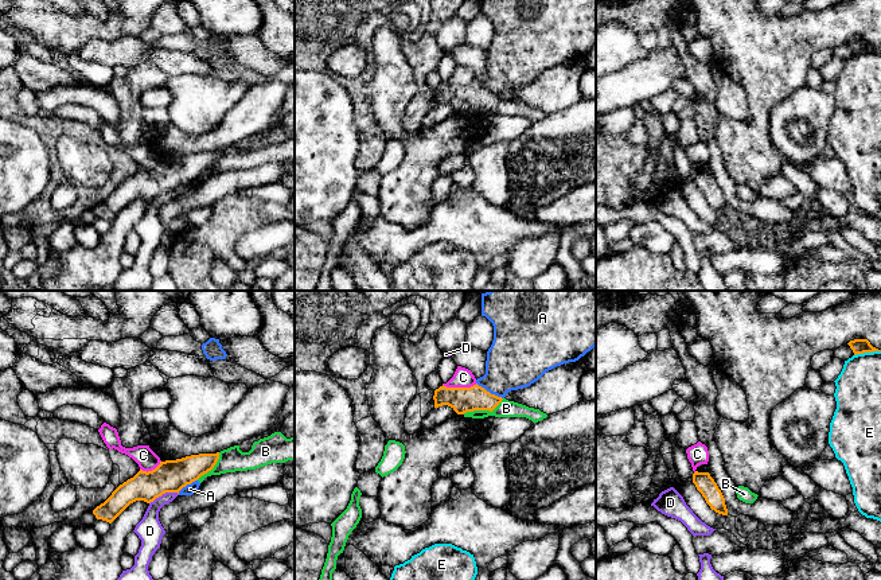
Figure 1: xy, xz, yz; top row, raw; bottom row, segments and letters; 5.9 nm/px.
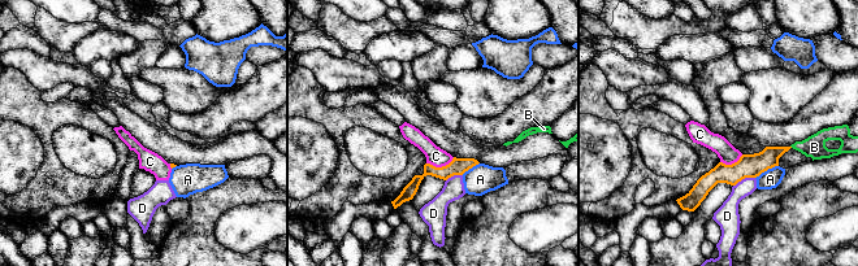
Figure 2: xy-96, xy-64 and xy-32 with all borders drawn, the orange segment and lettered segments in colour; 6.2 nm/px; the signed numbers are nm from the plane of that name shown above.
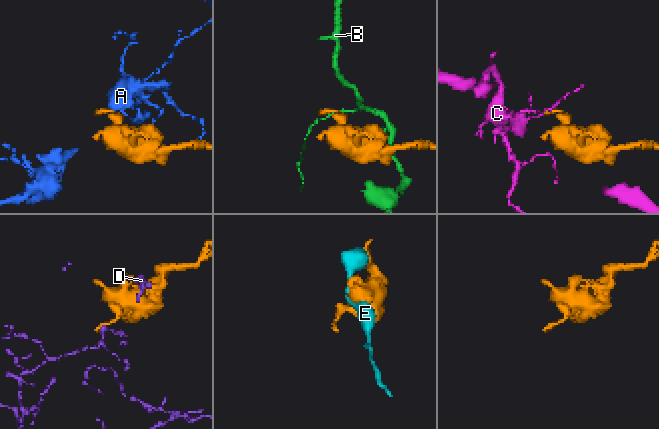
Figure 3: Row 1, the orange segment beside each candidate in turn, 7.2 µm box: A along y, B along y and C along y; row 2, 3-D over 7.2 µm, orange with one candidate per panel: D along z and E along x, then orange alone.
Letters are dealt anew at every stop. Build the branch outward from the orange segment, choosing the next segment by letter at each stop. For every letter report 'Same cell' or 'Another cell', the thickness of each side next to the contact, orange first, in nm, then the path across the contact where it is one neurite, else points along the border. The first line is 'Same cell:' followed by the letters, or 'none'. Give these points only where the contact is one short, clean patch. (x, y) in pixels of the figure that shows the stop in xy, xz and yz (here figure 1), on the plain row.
Same cell: none
A: Another cell. Thickness 150 nm (orange) against 340 nm. Boundary: xz (476, 81), (502, 97)
B: Another cell. Thickness 150 nm (orange) against 100 nm
C: Another cell. Thickness 150 nm (orange) against 120 nm. Boundary: xz (476, 82), (470, 85), (443, 84)
D: Another cell. Thickness 190 nm (orange) against 160 nm. Boundary: xy (178, 191), (163, 191), (149, 202)
E: Another cell. Thickness 90 nm (orange) against 280 nm

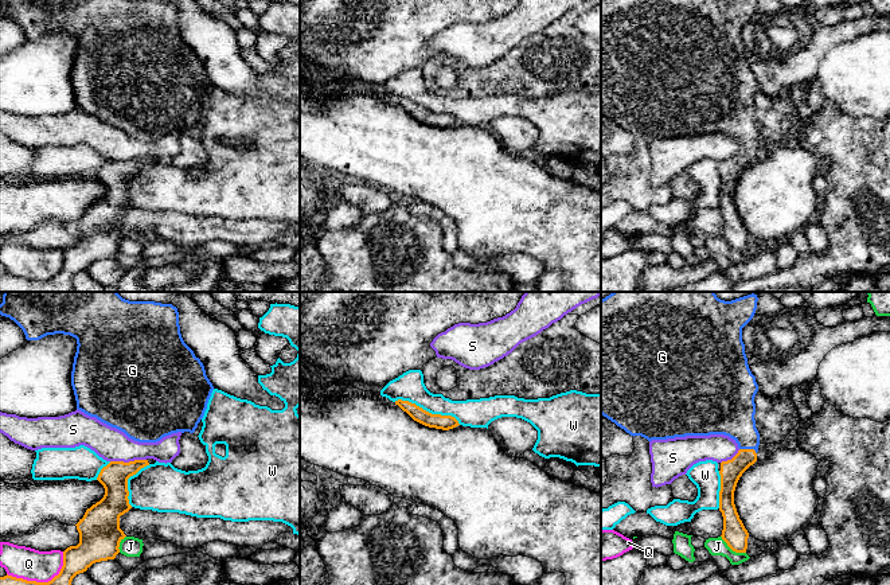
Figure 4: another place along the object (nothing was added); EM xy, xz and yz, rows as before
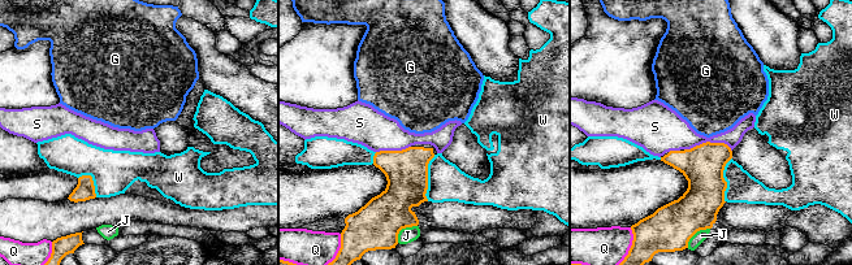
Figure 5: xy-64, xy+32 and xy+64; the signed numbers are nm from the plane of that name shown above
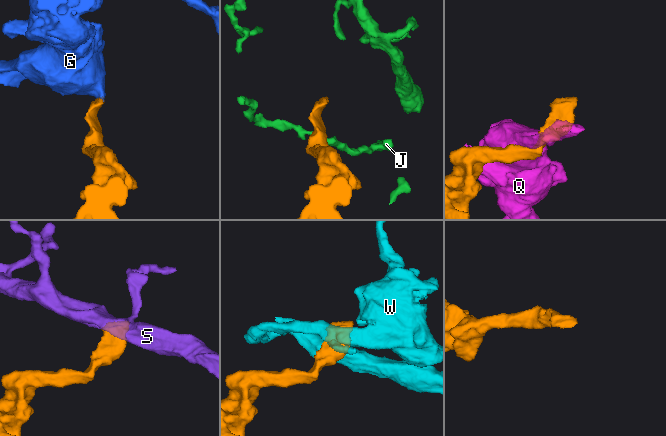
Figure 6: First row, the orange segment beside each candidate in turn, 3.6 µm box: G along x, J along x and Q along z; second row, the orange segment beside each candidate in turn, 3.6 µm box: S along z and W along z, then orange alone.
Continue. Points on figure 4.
Same cell: G
G: Same cell. Thickness 130 nm (orange) against 280 nm. Path across: yz (732, 168), (749, 148), (748, 136), (732, 110)
J: Another cell. Thickness 150 nm (orange) against 110 nm
Q: Another cell. Thickness 180 nm (orange) against 190 nm
S: Another cell. Thickness 160 nm (orange) against 200 nm
W: Another cell. Thickness 90 nm (orange) against 170 nm

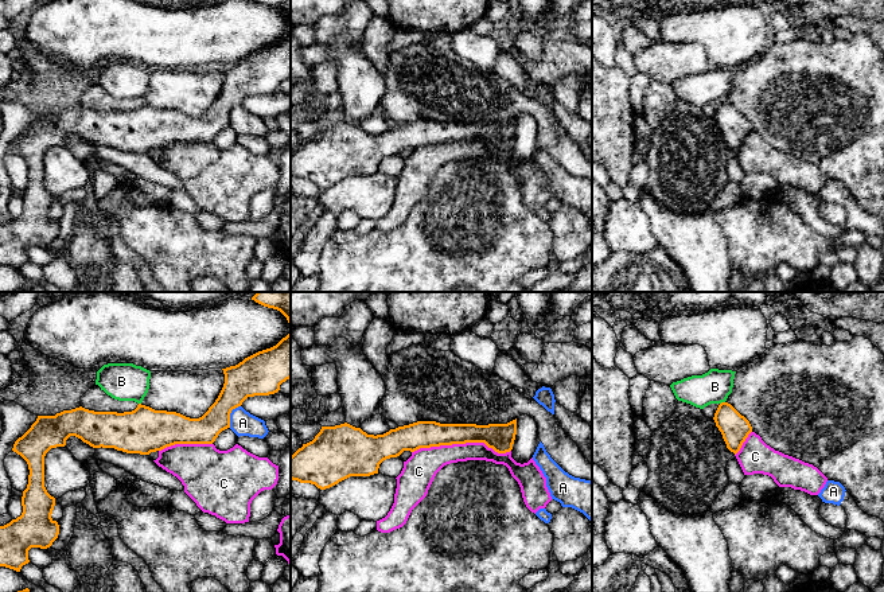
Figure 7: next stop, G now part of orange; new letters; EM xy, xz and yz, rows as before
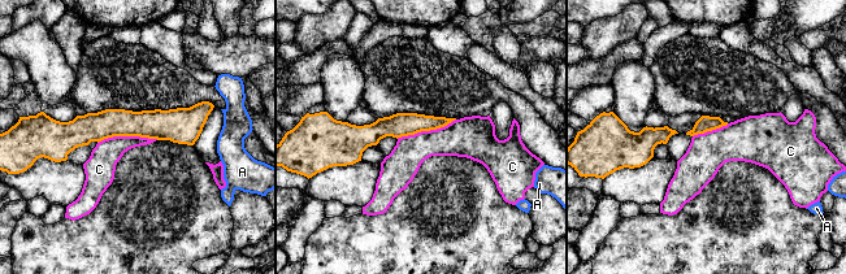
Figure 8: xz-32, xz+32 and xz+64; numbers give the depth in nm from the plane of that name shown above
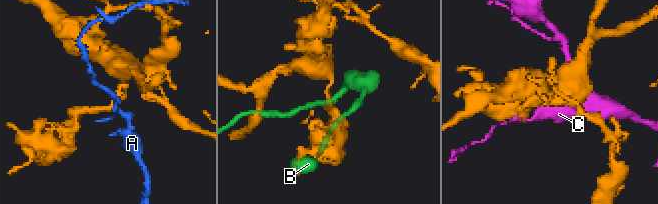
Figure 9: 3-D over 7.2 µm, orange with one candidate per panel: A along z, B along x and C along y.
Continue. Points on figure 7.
Same cell: none
A: Another cell. Thickness 220 nm (orange) against 150 nm. Boundary: xy (240, 104), (232, 109), (229, 125)
B: Another cell. Thickness 180 nm (orange) against 200 nm. Boundary: yz (724, 100), (720, 102)
C: Another cell. Thickness 160 nm (orange) against 190 nm

